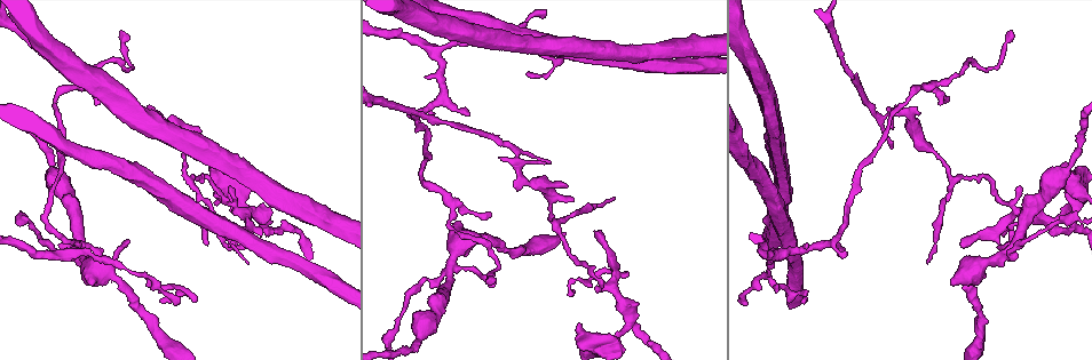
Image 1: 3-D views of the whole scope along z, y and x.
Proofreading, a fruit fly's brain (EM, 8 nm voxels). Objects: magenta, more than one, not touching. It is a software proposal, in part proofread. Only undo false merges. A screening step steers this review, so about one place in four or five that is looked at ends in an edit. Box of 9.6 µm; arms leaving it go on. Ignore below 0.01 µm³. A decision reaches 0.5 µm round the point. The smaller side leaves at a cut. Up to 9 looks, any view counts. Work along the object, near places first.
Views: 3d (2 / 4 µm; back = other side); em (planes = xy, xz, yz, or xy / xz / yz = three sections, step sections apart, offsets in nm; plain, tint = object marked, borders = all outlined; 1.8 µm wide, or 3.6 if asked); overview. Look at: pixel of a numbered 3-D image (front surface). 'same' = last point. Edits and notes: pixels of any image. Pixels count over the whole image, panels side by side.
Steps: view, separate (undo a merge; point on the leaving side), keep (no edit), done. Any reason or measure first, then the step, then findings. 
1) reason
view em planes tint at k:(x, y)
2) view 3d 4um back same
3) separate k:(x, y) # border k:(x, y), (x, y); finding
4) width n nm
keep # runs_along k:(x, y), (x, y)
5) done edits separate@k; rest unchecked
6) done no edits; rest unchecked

sharp bend
view em planes plain at 1:(1001, 253)

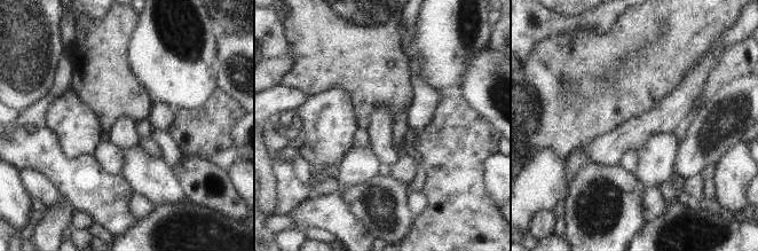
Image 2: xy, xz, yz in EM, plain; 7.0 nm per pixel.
see the neighbours
view em planes borders same

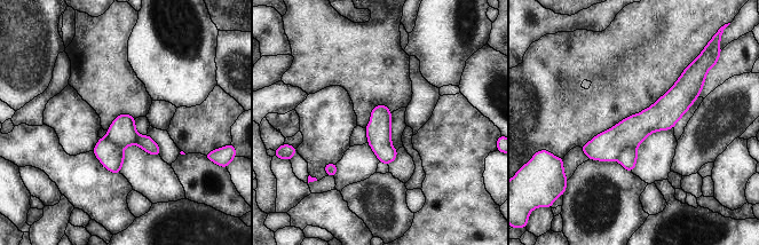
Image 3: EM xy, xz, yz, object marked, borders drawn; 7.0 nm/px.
separate 3:(627, 158) # border 3:(635, 147), (626, 147), (617, 159); two neurons meet here

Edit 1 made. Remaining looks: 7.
view em xz step 4 tint at 1:(146, 275)

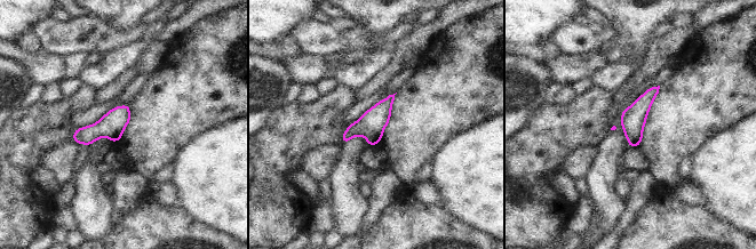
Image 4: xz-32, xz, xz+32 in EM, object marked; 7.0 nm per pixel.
width 170 nm
keep # all the same neuron

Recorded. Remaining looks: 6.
arms part here
view em planes plain at 1:(76, 243)

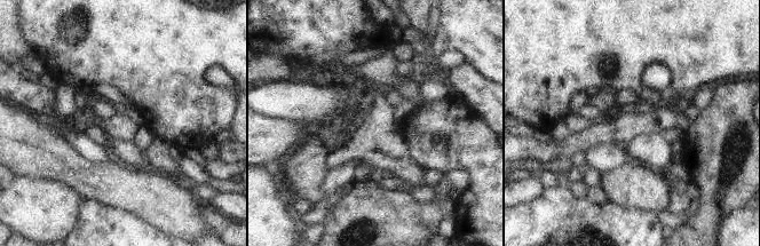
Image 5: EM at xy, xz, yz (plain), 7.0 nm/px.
view em planes tint same

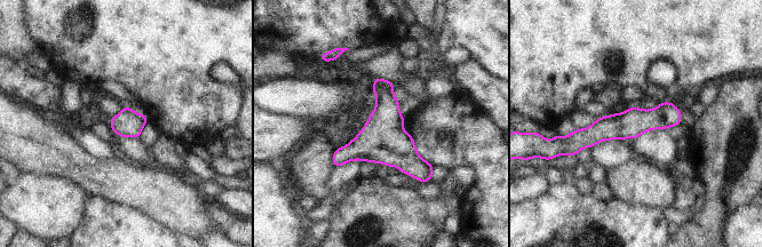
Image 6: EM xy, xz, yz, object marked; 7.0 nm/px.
keep # runs_along 6:(677, 113), (571, 137); all the same neuron

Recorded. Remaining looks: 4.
three arms meet
view 3d 2um at 1:(933, 88)

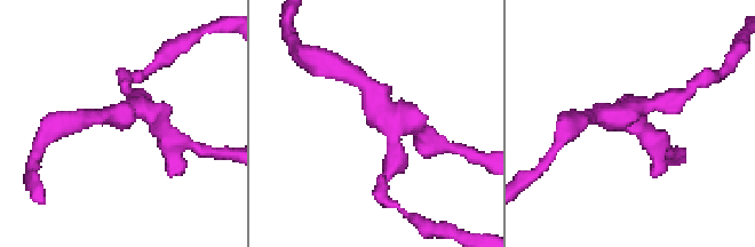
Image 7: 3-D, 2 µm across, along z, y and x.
arms 3
view em planes tint at 7:(124, 109)

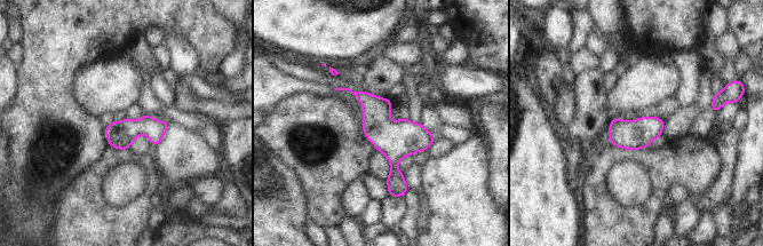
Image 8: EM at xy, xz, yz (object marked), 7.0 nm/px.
keep # runs_along 8:(358, 94), (394, 143), (394, 193); one neuron here

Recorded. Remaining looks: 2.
done edits separate@3; rest unchecked

